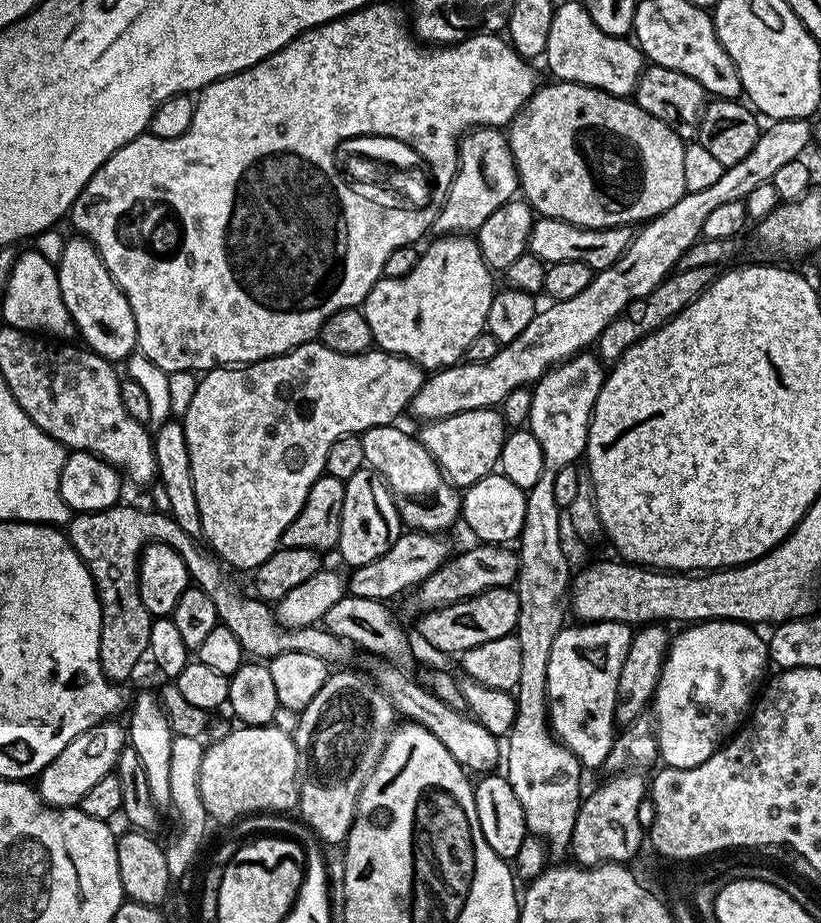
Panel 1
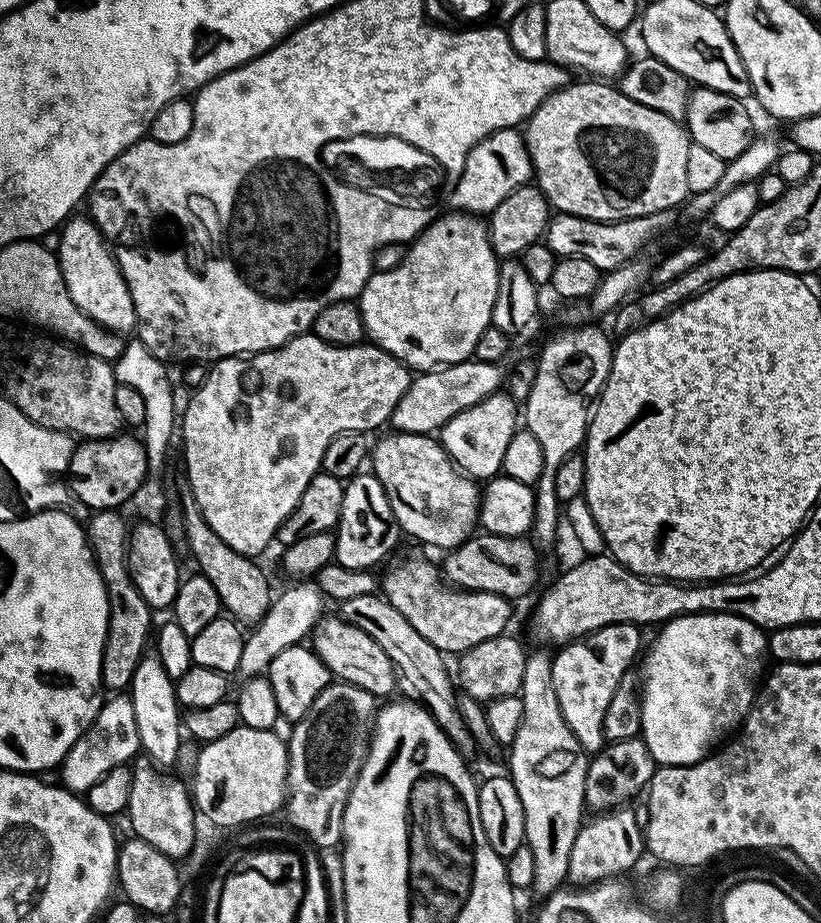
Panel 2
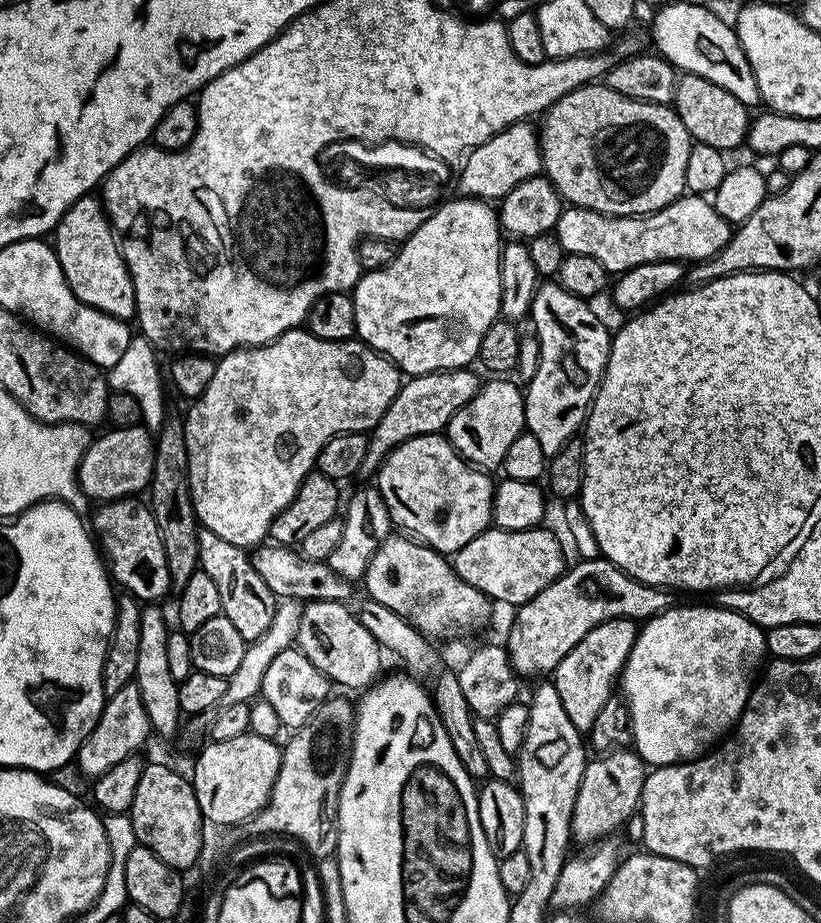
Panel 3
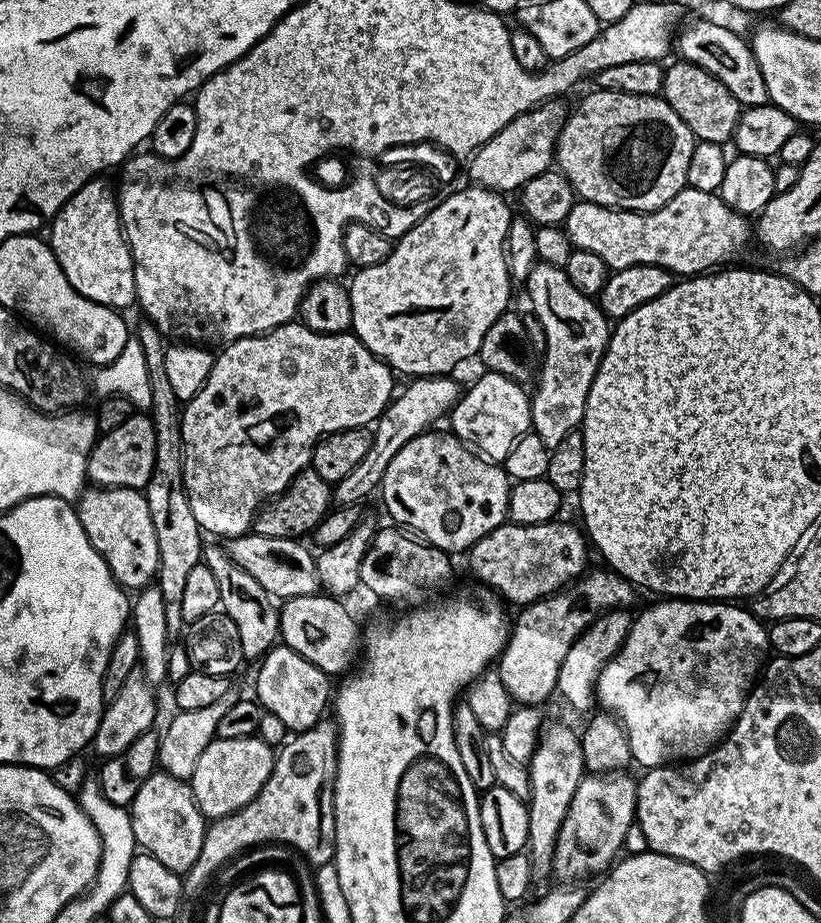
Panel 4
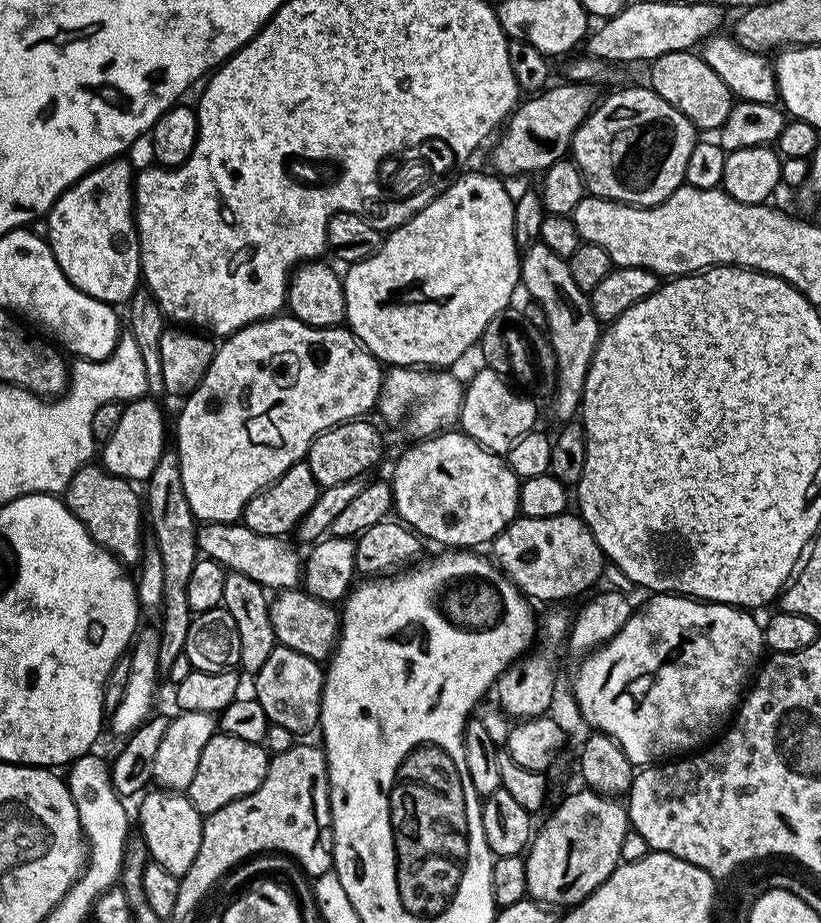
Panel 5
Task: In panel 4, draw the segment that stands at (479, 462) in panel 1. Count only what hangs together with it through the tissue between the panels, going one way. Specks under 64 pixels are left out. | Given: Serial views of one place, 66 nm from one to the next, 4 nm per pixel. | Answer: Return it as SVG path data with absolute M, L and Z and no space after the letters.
M487 370L481 373L469 388L463 389L460 399L452 407L450 428L463 444L485 460L503 462L506 454L514 450L514 442L518 442L518 438L525 436L532 427L532 397L528 392L524 393L525 385L521 381Z

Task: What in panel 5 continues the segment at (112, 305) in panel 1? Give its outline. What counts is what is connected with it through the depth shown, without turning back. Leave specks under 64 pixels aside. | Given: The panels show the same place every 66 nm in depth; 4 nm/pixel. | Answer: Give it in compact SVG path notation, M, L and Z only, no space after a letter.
M124 158L109 160L107 164L100 164L92 172L87 172L78 183L71 184L70 187L57 198L54 206L50 209L46 217L46 223L48 223L48 232L46 231L48 245L51 246L54 258L58 262L60 269L66 274L69 282L78 290L85 292L90 298L98 298L102 302L113 306L120 306L120 303L123 302L124 304L130 301L138 291L138 285L142 280L140 270L140 243L136 237L136 224L134 221L134 168L131 168L126 161L127 159Z

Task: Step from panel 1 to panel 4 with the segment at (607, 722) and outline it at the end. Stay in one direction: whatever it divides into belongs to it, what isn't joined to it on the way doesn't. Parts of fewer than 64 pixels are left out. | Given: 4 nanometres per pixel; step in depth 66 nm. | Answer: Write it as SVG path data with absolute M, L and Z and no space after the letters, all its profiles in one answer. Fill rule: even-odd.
M613 610L603 613L587 630L572 643L566 654L566 662L562 662L558 682L556 683L559 695L564 695L564 700L576 712L593 711L597 703L596 679L600 671L610 663L621 646L626 642L628 632L632 629L633 613L628 610ZM593 704L593 707L592 707Z

